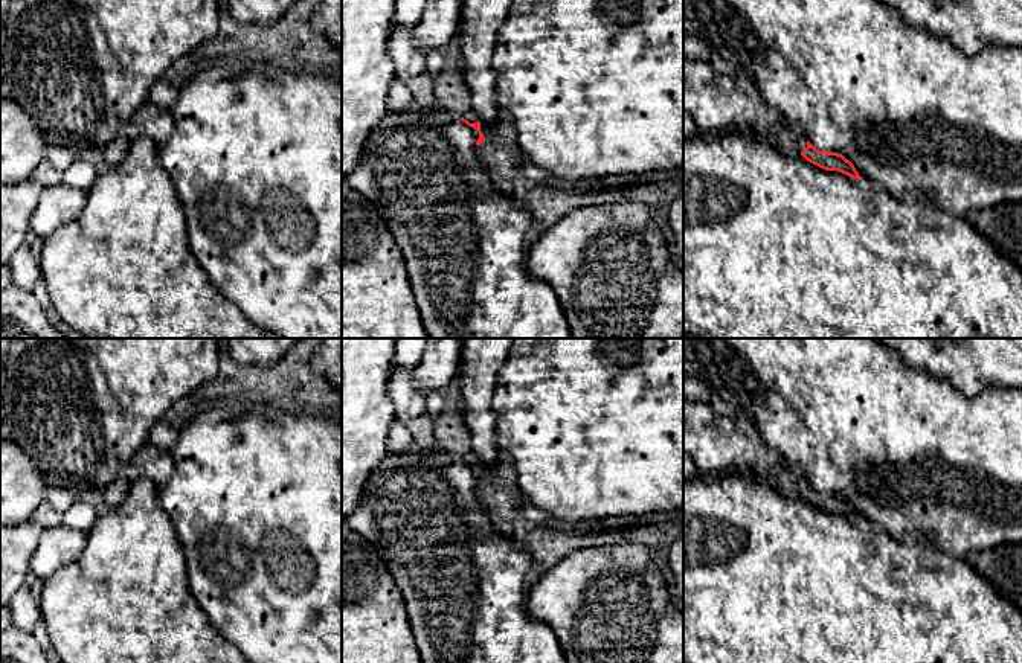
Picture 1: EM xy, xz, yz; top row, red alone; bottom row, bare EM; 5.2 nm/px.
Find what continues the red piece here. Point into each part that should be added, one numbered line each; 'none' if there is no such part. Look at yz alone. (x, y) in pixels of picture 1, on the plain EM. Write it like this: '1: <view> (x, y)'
1: yz (719, 445)

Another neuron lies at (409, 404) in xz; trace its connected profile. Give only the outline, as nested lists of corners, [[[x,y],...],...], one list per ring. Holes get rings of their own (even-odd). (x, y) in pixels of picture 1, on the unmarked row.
[[[413,367],[401,369],[390,376],[387,395],[395,410],[395,421],[409,425],[410,421],[427,413],[427,398],[413,389]]]

